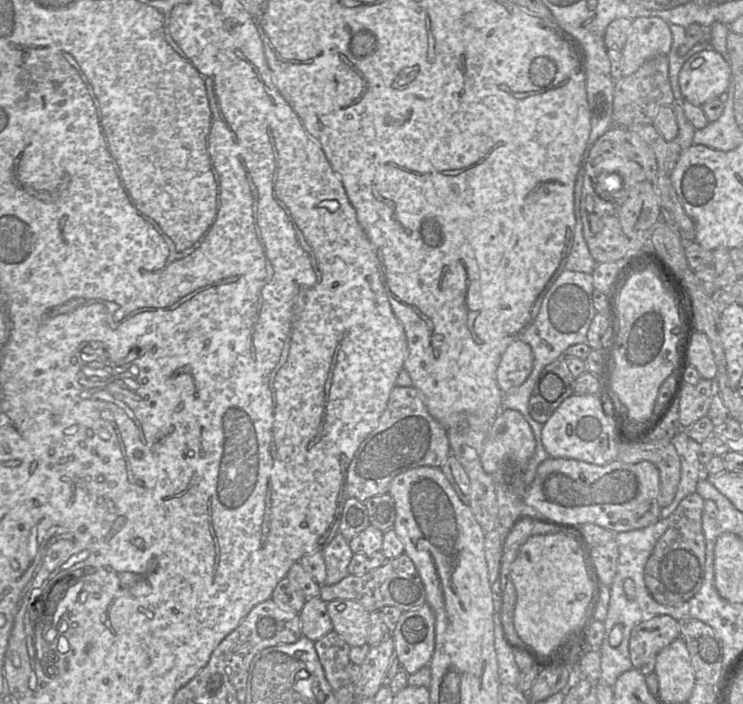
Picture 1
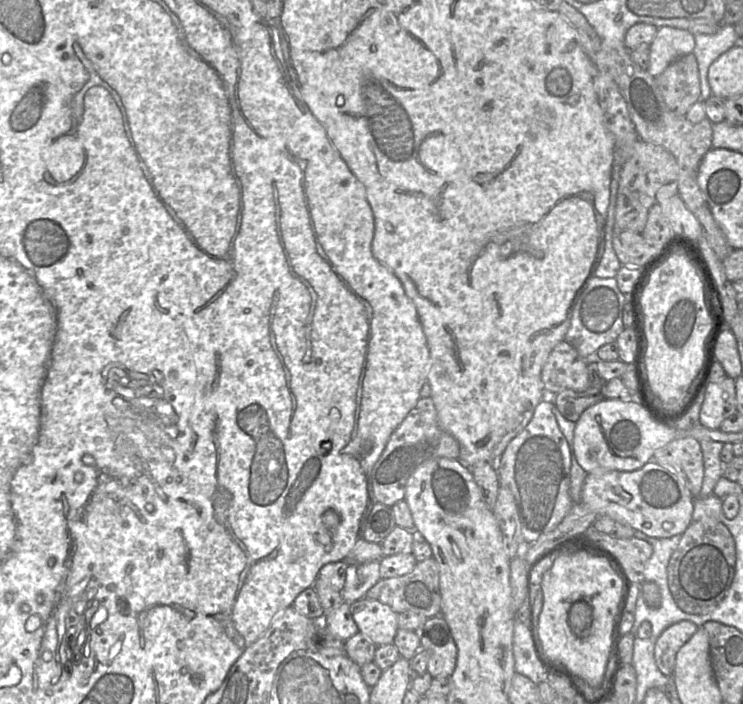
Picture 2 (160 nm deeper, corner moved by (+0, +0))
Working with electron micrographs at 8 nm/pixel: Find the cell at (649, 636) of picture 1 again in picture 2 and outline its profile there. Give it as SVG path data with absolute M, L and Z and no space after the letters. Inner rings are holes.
M681 621L665 629L655 642L654 658L660 672L671 677L679 649L699 630L689 621Z

